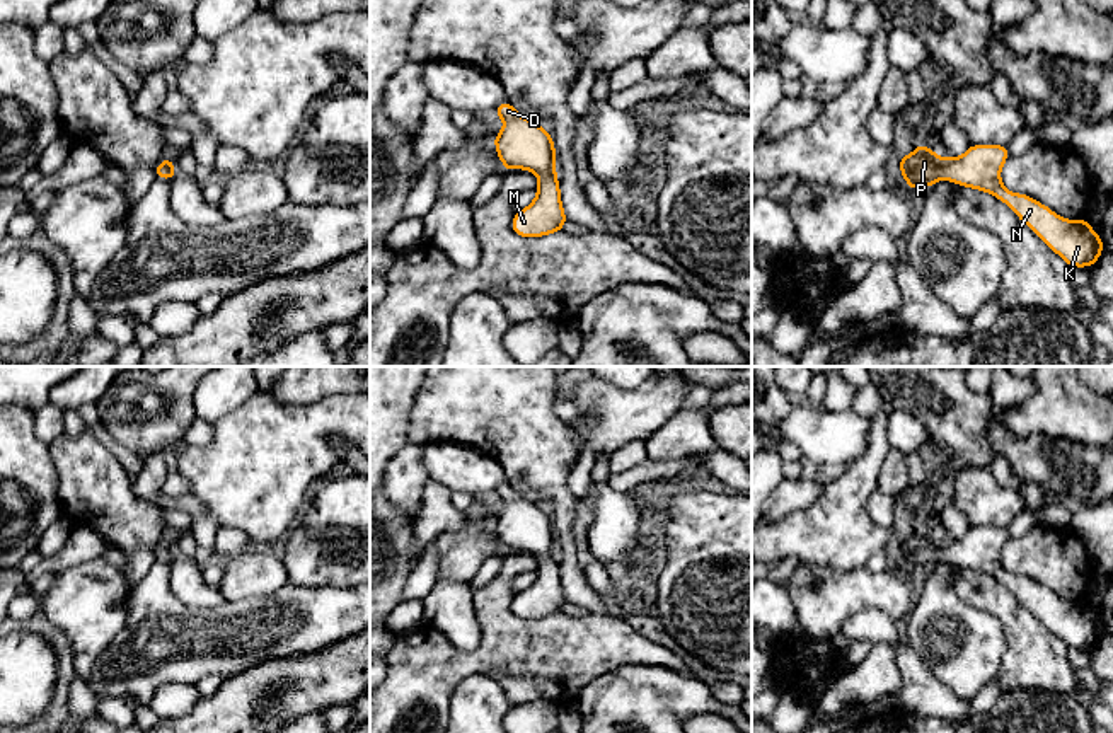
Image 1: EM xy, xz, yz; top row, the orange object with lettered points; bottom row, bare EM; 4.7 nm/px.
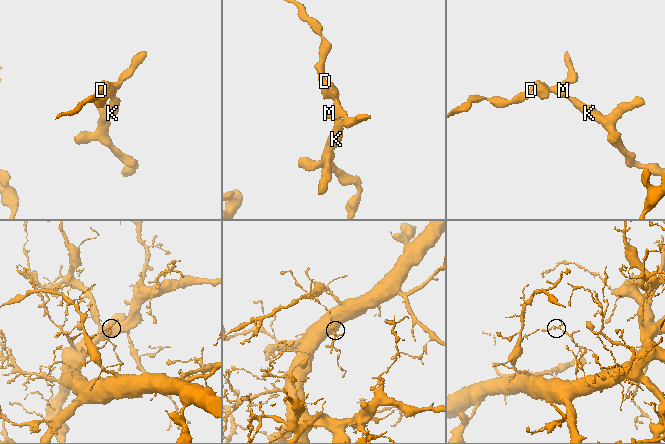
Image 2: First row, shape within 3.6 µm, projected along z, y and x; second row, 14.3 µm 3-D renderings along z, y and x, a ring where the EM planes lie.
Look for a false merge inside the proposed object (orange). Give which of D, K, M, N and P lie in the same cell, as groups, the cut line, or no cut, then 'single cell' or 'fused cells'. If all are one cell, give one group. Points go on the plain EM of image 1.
D K M N P | no cut | single cell

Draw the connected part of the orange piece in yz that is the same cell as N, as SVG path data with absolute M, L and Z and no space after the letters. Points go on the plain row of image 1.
M920 525L912 535L900 540L900 554L910 573L931 569L941 561L985 573L1011 588L1069 648L1093 648L1103 634L1101 619L1087 602L1065 602L1048 588L1026 576L1011 574L1001 563L1001 551L1009 539L1004 527L970 527L956 540L939 540L936 534Z

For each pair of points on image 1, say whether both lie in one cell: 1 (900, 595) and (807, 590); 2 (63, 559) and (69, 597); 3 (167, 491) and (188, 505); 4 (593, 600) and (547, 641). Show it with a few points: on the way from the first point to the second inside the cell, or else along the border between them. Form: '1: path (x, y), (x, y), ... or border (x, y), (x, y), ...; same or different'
1: path (876, 592), (830, 592); same
2: border (101, 556), (69, 566), (60, 573); different
3: border (188, 493), (167, 502); different
4: border (614, 611), (588, 614); different

